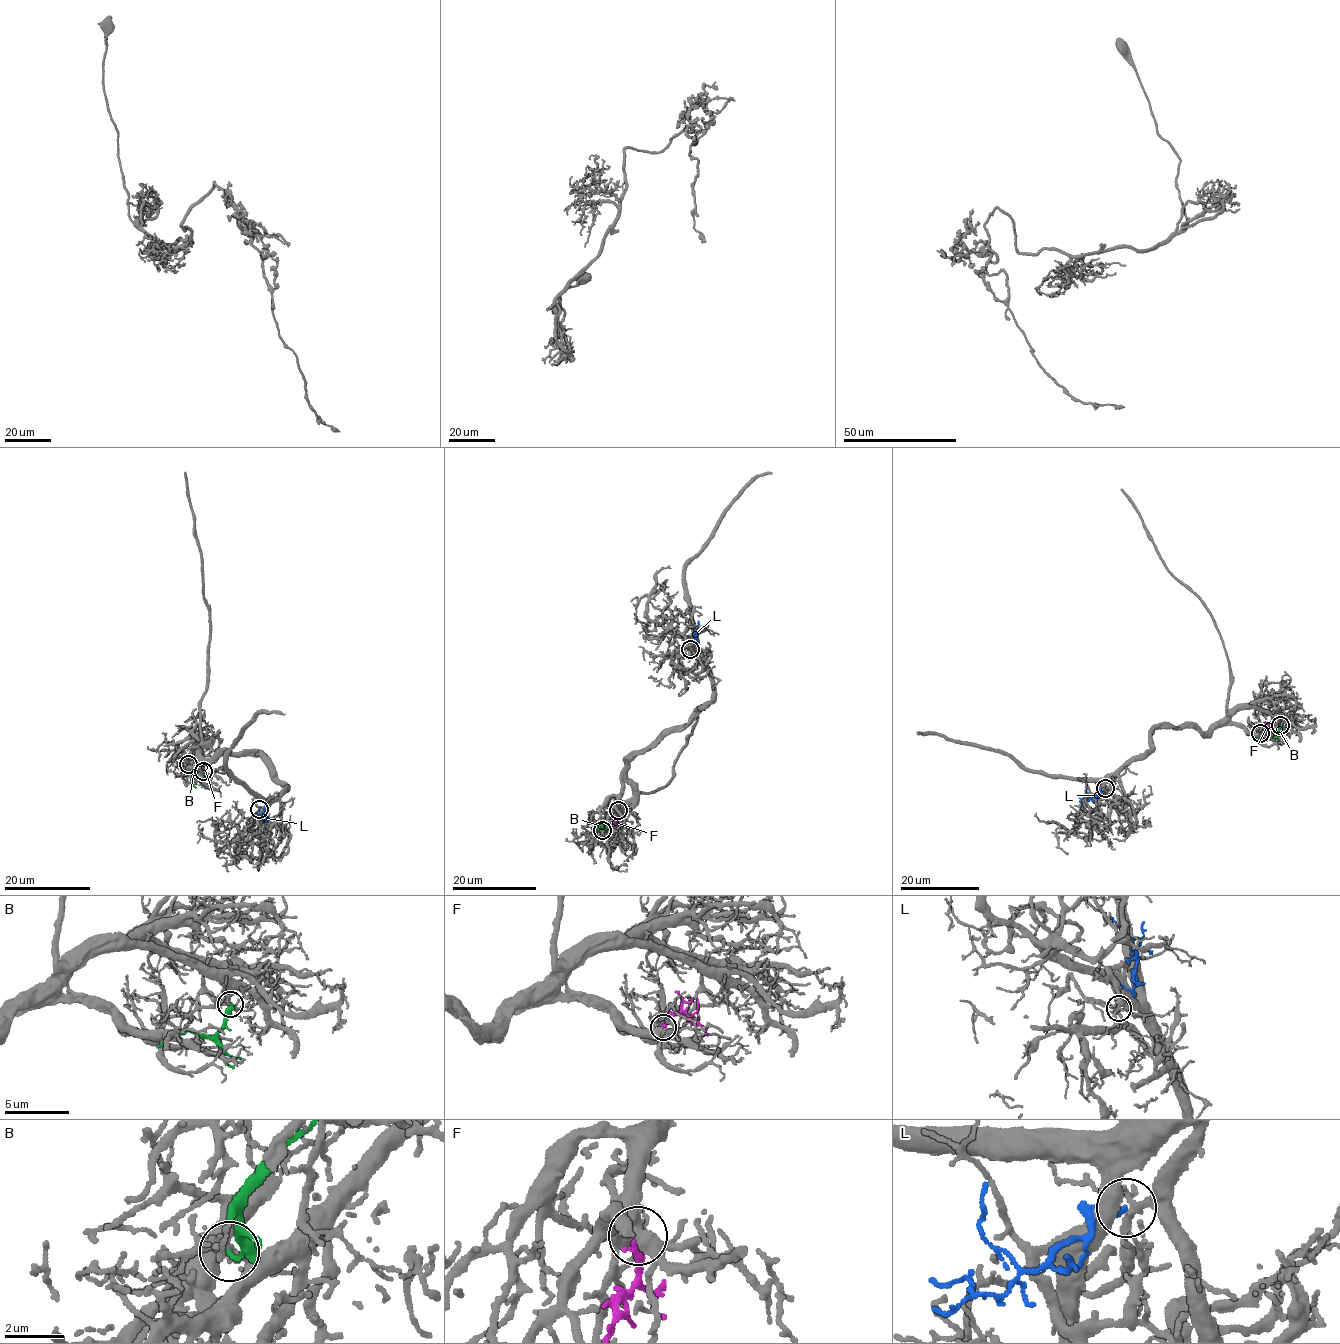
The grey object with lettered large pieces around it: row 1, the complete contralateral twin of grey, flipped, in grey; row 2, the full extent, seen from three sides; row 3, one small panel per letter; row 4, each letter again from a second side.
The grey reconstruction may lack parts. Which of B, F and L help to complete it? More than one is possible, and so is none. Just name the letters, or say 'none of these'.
F

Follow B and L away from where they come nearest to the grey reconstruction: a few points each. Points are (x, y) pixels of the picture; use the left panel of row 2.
B: (188, 764), (192, 774), (198, 772), (203, 776)
L: (260, 809), (265, 812), (265, 819), (252, 813)

